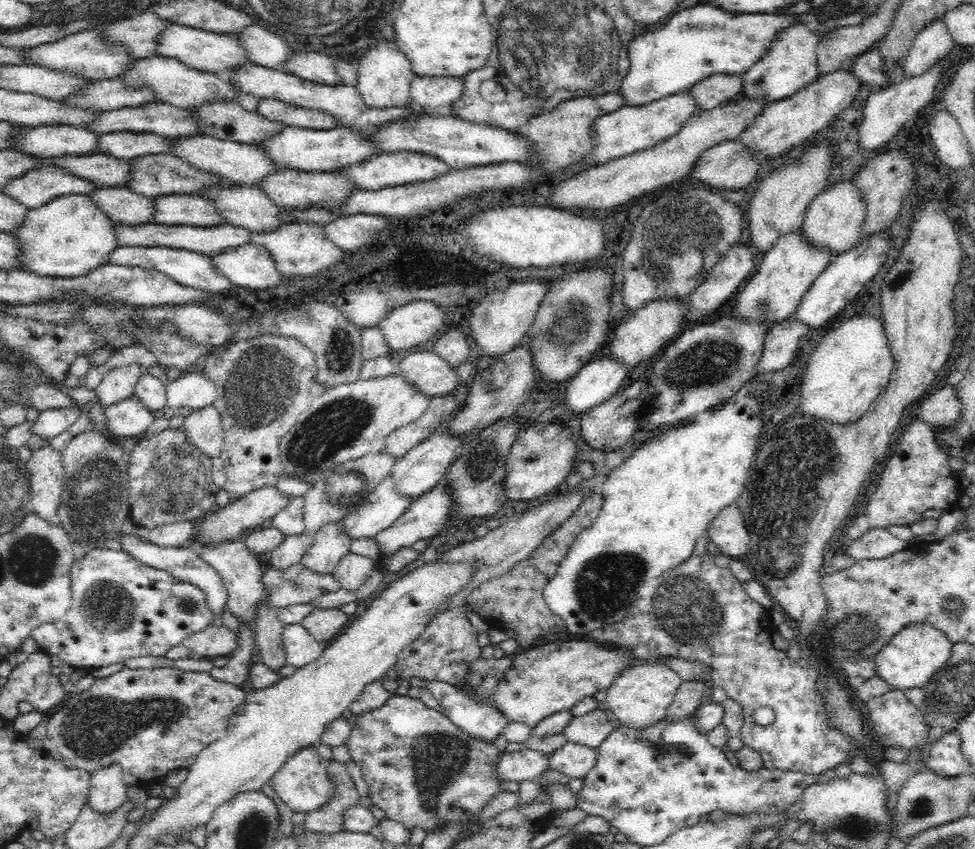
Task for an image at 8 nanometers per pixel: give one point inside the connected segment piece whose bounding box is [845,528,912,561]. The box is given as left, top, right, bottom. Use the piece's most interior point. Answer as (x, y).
(877, 543)

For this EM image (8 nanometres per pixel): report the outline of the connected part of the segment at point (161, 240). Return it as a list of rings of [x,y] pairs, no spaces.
[[[155,222],[147,225],[125,225],[115,223],[118,231],[118,246],[141,246],[141,247],[173,247],[189,251],[196,251],[196,254],[216,256],[226,249],[235,249],[236,246],[246,245],[251,238],[251,231],[244,227],[235,227],[231,224],[221,224],[211,227],[200,227],[190,225],[166,226]]]

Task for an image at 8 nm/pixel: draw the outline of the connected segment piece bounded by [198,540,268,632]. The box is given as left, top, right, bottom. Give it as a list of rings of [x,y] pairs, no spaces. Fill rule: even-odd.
[[[242,540],[224,541],[222,545],[213,545],[198,552],[201,560],[206,562],[219,574],[221,583],[227,593],[227,607],[231,613],[245,625],[250,625],[254,632],[254,620],[256,616],[256,606],[263,605],[267,597],[267,590],[264,589],[260,562],[250,553],[246,544]]]

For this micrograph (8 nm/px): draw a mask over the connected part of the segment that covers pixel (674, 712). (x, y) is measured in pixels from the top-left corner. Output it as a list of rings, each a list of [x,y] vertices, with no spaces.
[[[684,681],[676,690],[665,716],[666,720],[676,721],[694,715],[704,698],[704,681]]]

